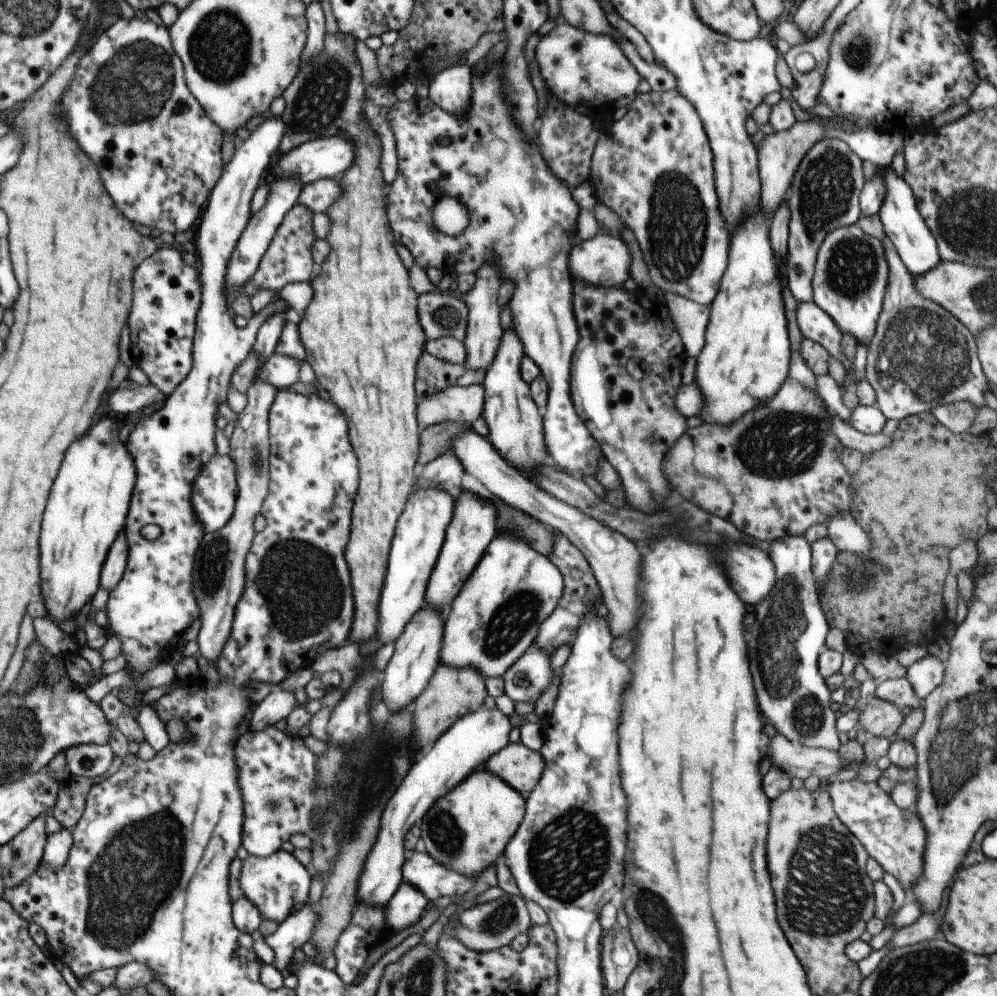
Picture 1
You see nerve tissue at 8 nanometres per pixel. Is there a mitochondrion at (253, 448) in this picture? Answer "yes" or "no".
yes

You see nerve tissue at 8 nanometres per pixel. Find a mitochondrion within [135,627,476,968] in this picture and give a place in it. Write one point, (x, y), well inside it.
(394, 746)

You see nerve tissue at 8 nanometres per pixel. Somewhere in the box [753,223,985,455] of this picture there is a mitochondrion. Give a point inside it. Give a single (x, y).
(922, 355)

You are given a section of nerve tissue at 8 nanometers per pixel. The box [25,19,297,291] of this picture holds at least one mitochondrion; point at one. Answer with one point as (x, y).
(132, 86)

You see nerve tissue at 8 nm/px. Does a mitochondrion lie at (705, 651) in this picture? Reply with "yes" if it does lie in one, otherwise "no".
no

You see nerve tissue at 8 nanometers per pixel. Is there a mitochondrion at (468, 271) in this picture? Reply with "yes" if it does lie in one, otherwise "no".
no

